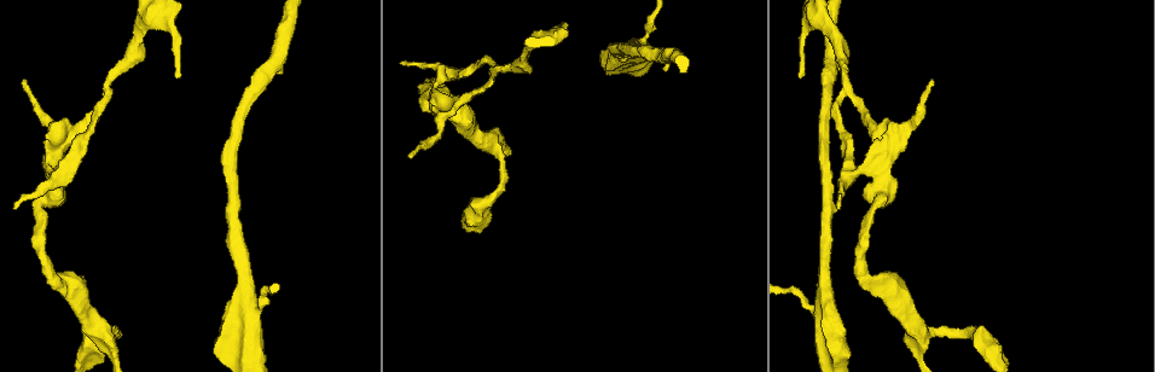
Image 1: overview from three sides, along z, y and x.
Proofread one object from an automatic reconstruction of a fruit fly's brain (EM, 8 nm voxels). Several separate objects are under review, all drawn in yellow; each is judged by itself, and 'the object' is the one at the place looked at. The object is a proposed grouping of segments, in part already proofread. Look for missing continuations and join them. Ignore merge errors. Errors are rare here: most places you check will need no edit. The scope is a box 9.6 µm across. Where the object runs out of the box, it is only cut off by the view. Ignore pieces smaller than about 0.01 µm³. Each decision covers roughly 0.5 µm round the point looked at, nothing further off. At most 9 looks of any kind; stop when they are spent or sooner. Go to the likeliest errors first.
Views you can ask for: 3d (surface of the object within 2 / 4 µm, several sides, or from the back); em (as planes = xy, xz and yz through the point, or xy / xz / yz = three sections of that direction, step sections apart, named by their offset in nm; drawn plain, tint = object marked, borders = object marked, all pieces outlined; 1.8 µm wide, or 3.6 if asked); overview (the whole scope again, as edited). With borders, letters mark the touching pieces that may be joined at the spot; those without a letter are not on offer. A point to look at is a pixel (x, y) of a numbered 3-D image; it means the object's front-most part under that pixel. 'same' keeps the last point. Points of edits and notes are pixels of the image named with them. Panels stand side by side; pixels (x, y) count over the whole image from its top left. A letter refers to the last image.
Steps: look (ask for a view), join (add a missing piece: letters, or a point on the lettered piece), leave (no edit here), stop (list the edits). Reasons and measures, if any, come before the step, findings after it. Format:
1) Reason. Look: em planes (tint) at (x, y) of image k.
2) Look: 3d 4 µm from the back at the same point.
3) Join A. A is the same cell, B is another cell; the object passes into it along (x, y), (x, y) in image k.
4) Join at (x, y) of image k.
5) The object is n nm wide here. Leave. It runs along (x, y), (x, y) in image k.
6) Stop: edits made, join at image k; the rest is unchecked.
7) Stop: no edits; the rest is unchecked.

Touches itself. Look: em planes (borders) at (106, 99) of image 1.

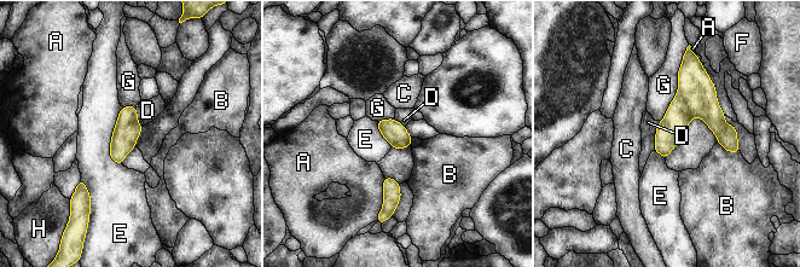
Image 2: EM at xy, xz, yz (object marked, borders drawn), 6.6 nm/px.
The object is 150 nm wide here; the longest contact is with G, 480 nm. Leave. A, B, C, D, E, F, G and H are other cells; none of them fits.

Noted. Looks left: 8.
Look: 3d 2 µm at (180, 75) of image 1.

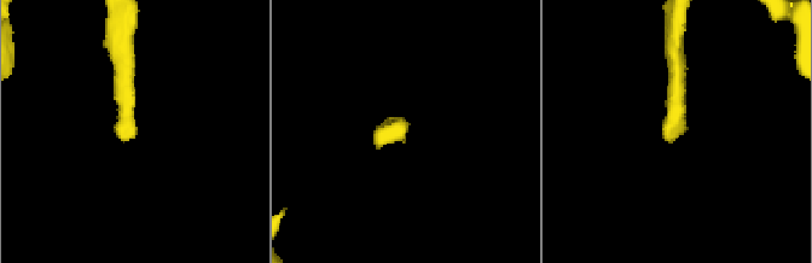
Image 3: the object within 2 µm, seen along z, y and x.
Need the tissue. Look: em planes (borders) at (671, 142) of image 3.

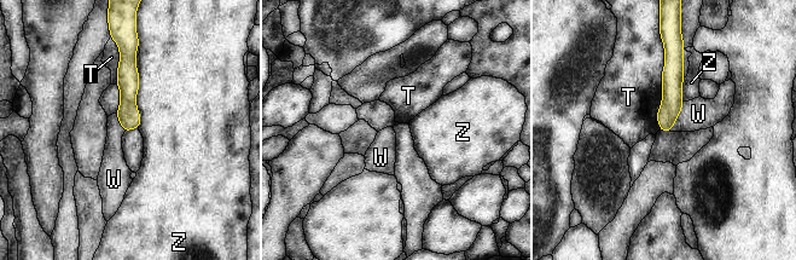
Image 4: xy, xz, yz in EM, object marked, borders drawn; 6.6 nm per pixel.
Leave. T, W and Z are other cells; a border runs along (684, 102), (669, 131) in image 4; no lettered piece goes on from it.

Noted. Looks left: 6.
Look: em planes (tint) at (933, 80) of image 1.

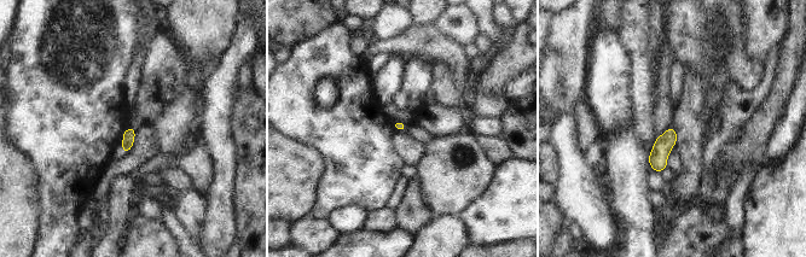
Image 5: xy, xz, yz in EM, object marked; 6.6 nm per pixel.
Look: em planes (borders) at the same point.

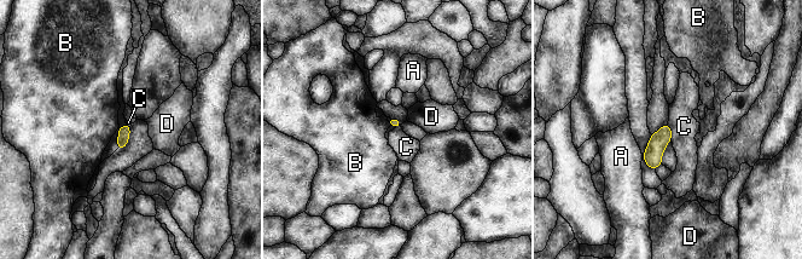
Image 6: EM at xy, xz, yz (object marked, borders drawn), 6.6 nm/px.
Leave. A, B, C and D are other cells; a border runs along (667, 124), (672, 139) in image 6; no lettered piece goes on from it.

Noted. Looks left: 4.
An open end. Look: 3d 2 µm at (13, 207) of image 1.

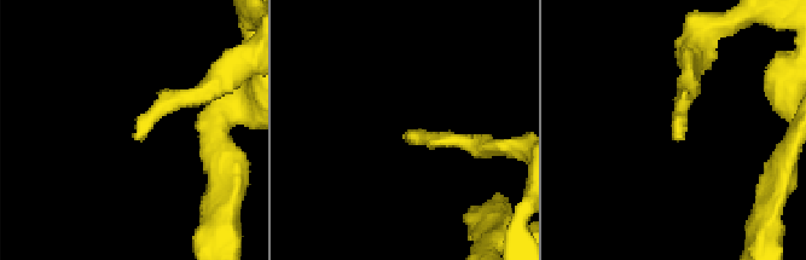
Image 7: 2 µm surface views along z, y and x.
Shape alone is not enough. Look: em planes (borders) at (679, 138) of image 7.

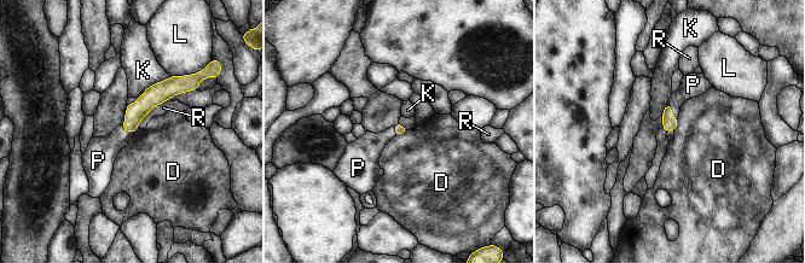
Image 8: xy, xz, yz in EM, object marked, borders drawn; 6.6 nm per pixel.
Join P. P is the same cell, D, K, L and R are other cells; the object passes into it along (135, 111), (122, 128), (102, 152) in image 8; it goes on there.

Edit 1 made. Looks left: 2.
Stop: edits made, join at image 8; the rest is unchecked.

